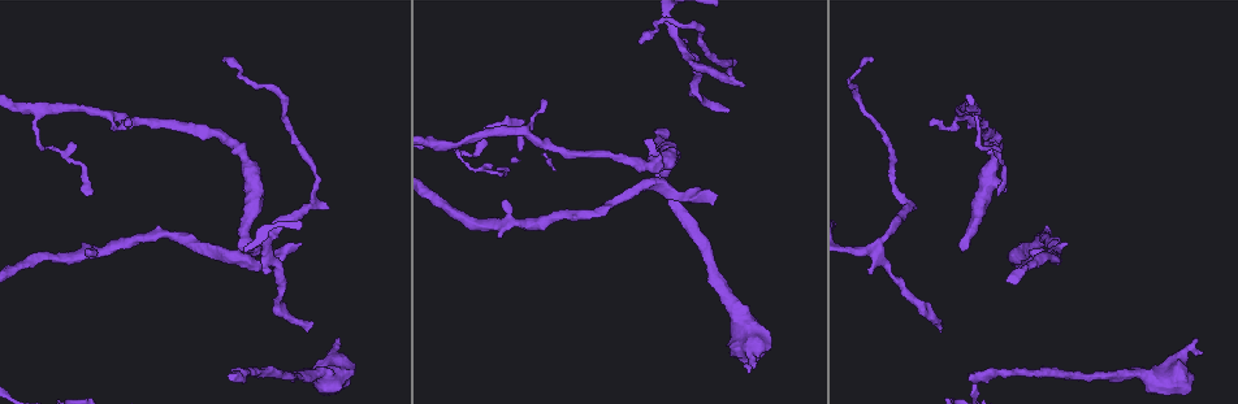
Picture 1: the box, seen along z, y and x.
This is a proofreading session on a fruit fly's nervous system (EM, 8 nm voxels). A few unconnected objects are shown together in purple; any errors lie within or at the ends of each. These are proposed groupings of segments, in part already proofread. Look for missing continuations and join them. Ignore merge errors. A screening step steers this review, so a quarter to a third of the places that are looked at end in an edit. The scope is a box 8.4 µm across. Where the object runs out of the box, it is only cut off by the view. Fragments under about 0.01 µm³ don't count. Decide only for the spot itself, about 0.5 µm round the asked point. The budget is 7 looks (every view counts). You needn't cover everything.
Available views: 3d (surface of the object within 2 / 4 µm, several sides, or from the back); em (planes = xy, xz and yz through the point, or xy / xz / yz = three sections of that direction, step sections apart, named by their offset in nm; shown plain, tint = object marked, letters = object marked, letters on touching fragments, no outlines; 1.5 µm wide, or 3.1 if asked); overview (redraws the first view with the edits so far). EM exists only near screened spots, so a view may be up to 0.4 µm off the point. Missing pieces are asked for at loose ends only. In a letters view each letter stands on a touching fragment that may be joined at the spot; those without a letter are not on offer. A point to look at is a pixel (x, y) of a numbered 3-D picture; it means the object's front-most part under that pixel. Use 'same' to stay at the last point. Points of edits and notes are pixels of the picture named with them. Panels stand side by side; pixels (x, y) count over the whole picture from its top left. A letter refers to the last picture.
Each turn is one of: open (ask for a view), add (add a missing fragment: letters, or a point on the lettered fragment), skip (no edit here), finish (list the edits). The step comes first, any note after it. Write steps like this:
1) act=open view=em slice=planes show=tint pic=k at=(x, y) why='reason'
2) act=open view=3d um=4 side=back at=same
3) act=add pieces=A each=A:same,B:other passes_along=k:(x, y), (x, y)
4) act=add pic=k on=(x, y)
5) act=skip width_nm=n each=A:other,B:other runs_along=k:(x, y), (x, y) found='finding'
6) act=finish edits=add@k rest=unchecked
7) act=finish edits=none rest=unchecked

act=open view=em slice=planes show=letters pic=1 at=(714, 195) why='free end'

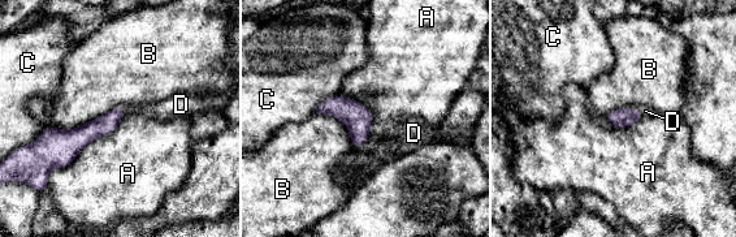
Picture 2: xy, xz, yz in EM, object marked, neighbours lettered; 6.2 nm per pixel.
act=add pieces=D each=A:other,B:other,C:other,D:same passes_along=2:(103, 125), (124, 111), (164, 110) found='the neuron continues'

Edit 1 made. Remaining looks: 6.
act=open view=overview

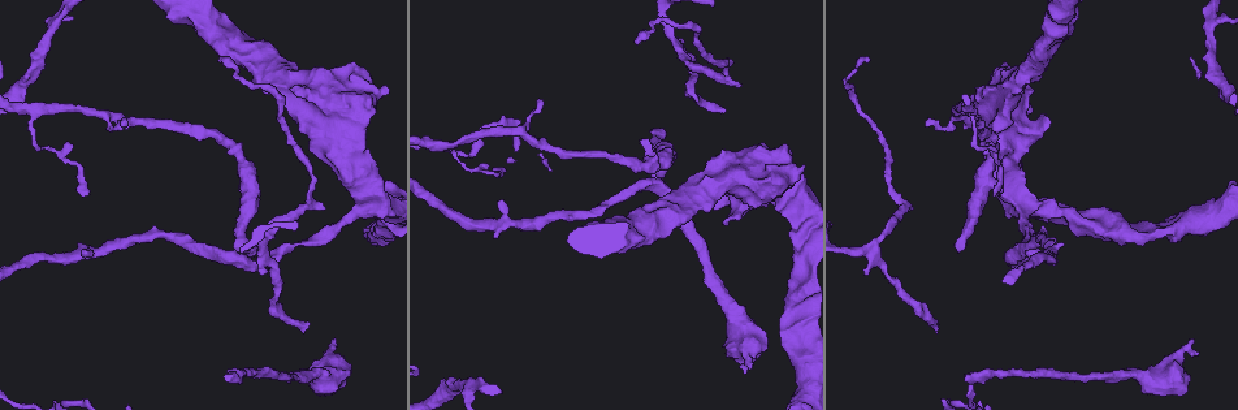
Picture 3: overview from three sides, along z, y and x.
act=open view=em slice=planes show=plain pic=3 at=(737, 88) why='branch stops here'

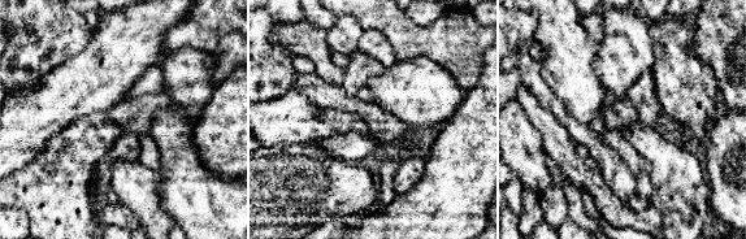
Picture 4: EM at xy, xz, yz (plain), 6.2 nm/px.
act=open view=em slice=planes show=letters at=same why='what lies round it'

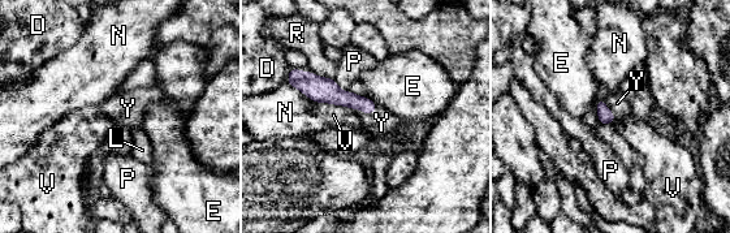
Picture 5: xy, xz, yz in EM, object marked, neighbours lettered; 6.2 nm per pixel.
act=add pieces=Y each=D:other,E:other,L:other,N:other,P:other,R:other,V:other,Y:same passes_along=5:(331, 94), (366, 113), (381, 123) found='the neuron continues'

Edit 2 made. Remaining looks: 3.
act=finish edits=add@2,add@5 rest=unchecked

